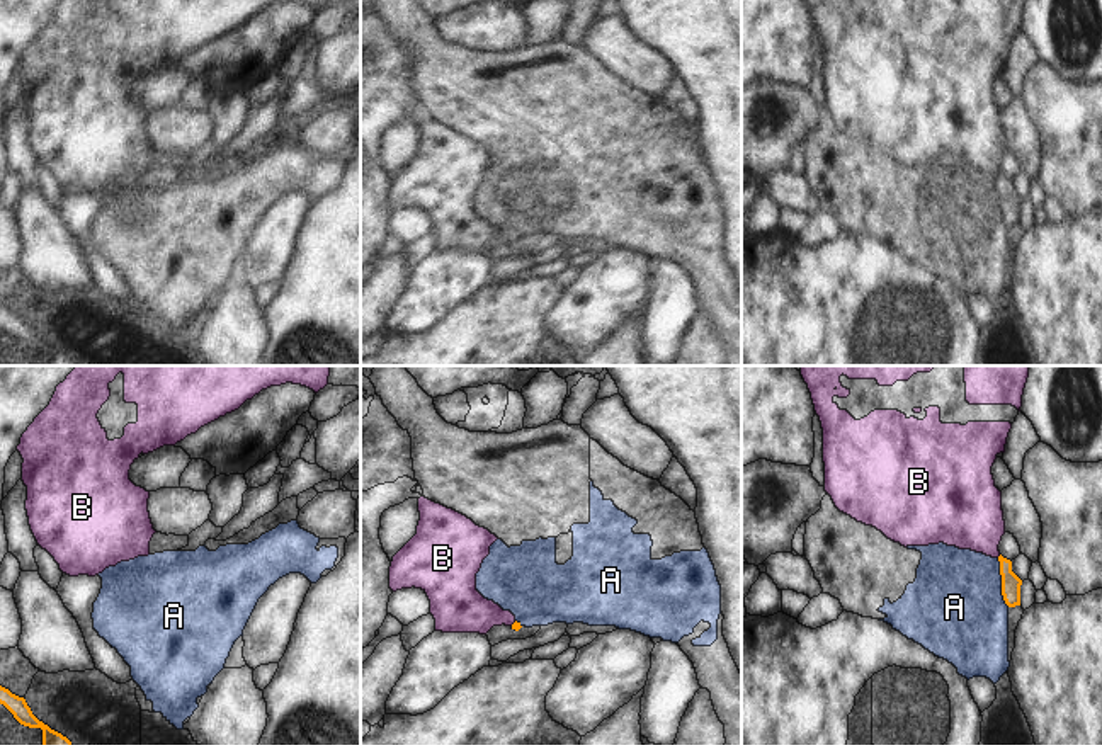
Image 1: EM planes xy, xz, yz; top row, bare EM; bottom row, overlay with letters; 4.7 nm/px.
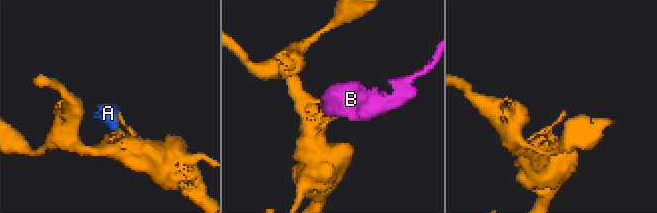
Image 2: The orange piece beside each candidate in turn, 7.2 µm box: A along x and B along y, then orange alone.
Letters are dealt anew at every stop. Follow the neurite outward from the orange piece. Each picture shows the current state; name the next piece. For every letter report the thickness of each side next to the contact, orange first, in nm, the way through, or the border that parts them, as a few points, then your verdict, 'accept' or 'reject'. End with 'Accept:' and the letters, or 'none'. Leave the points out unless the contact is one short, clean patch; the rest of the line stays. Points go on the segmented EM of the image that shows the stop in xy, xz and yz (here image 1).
A: 100/460 nm | along yz (997, 558), (1002, 599), (1009, 606) | reject
B: 40/220 nm | along xz (516, 621), (511, 625) | reject
Accept: none

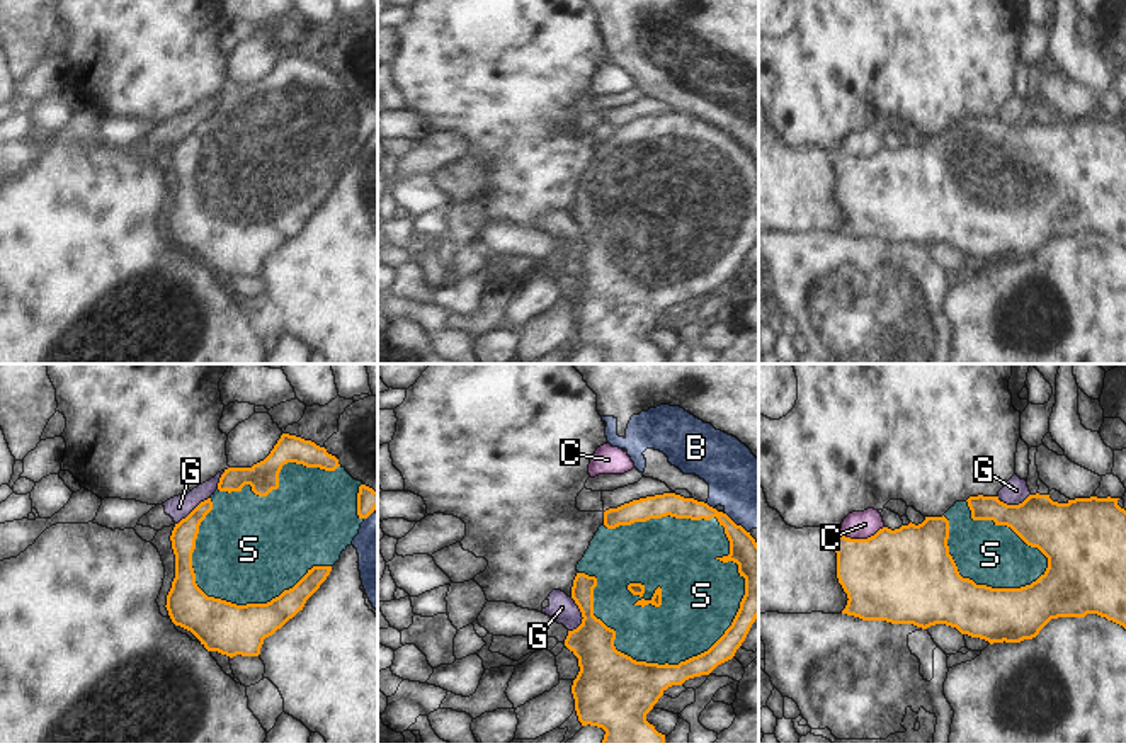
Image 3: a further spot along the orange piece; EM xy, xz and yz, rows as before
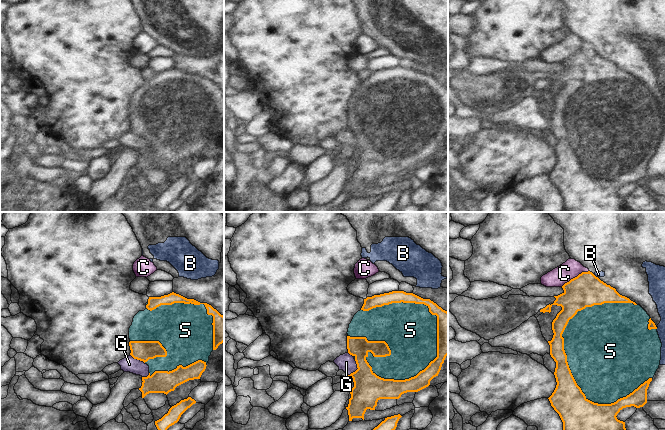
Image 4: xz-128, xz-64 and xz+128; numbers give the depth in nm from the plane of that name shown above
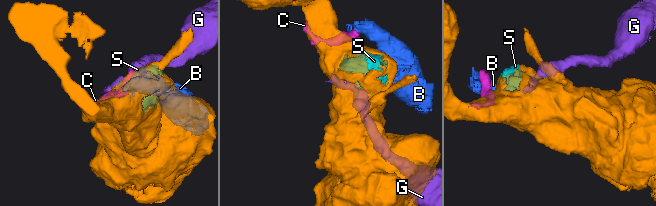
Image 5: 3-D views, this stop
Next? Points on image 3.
B: 130/340 nm | reject
C: 440/130 nm | reject
G: 200/130 nm | reject
S: 360/300 nm | accept
Accept: S

